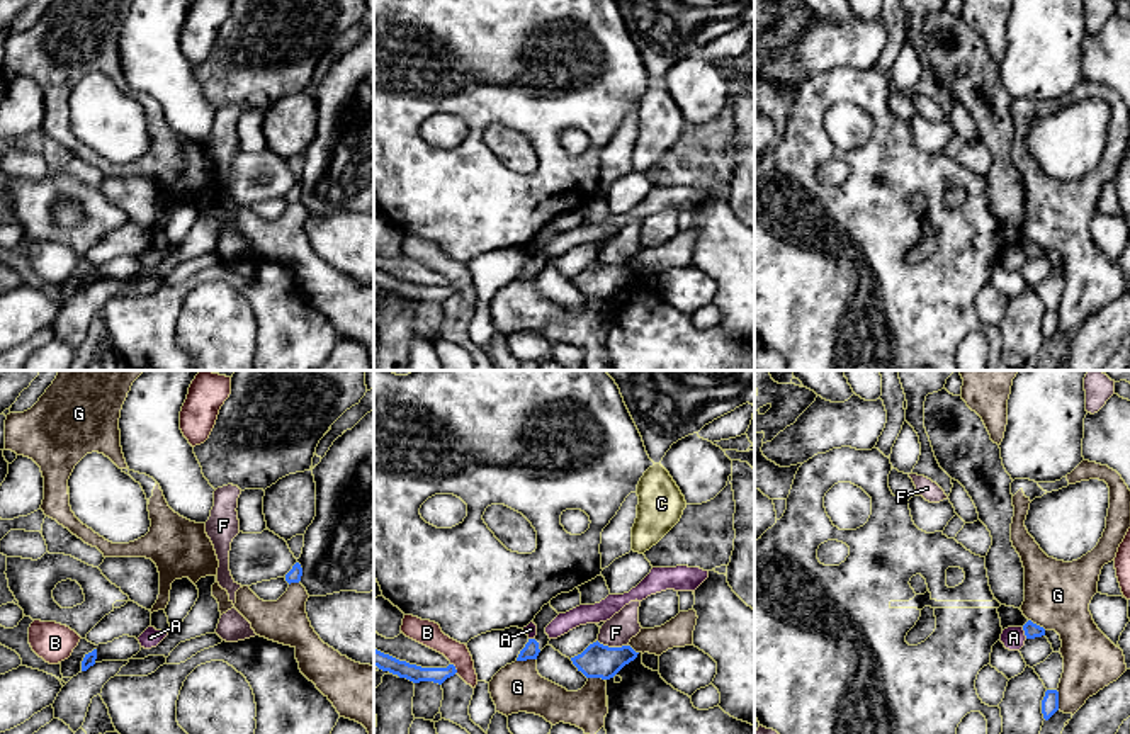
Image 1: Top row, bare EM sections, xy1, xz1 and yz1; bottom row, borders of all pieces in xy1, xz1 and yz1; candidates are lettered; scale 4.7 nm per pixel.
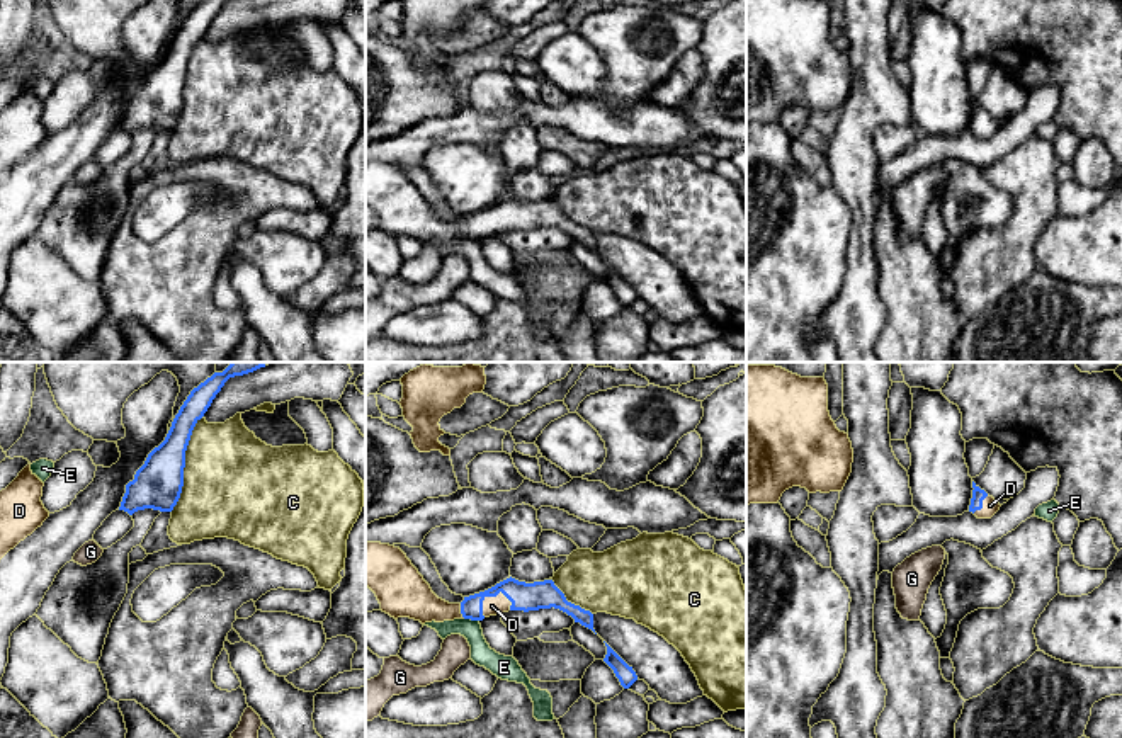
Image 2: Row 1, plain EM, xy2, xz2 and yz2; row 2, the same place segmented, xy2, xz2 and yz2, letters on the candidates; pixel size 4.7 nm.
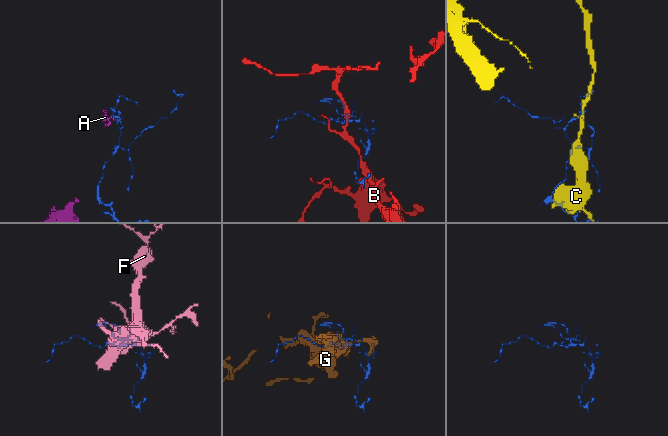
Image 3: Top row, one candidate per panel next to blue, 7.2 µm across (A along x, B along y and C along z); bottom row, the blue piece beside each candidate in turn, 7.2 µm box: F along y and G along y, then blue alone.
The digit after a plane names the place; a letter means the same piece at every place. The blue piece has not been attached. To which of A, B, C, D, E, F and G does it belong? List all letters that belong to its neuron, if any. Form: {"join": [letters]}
{"join": ["D"]}

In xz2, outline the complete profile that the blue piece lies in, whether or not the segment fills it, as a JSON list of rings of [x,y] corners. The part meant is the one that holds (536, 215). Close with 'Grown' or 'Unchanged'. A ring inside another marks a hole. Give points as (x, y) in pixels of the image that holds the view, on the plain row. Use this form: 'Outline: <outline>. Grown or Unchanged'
Outline: [[[366,162],[366,206],[376,213],[381,230],[394,238],[410,236],[422,243],[483,240],[508,230],[554,226],[595,252],[593,233],[568,221],[552,199],[525,202],[510,196],[484,211],[464,216],[461,223],[449,223],[432,211],[406,173],[389,163]]]. Grown

